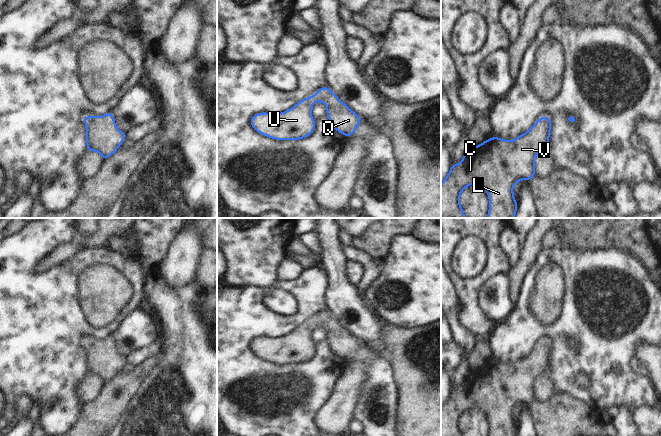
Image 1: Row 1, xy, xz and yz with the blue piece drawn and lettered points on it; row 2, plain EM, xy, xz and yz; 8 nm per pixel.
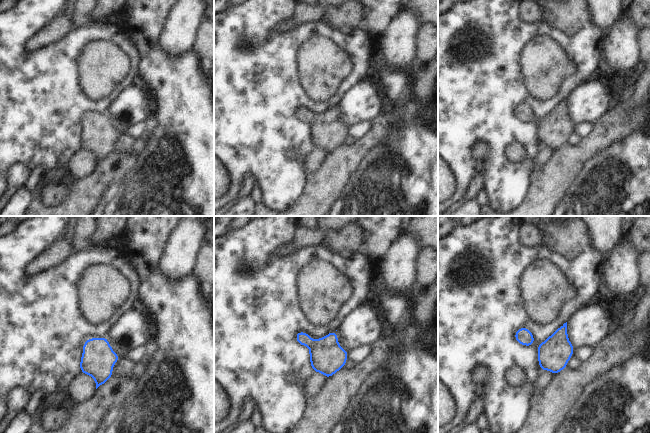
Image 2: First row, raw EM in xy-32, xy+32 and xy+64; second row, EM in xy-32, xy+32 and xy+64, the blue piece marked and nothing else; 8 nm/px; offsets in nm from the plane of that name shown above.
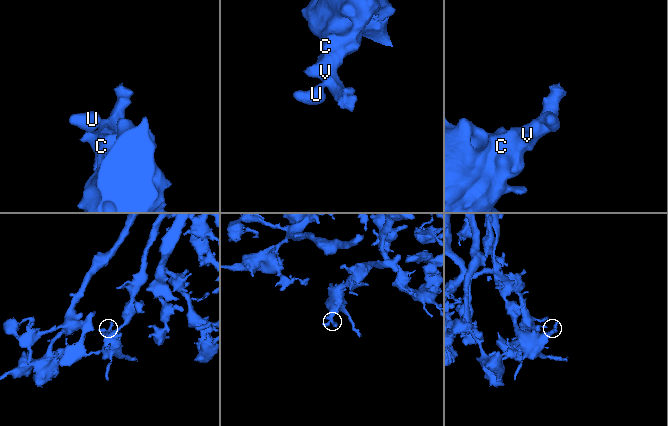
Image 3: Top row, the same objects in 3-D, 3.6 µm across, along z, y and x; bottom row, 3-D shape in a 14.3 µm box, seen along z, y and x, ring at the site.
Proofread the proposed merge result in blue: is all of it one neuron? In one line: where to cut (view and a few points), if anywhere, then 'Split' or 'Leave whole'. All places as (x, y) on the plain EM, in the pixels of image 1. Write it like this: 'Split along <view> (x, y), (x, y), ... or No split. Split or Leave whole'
No split. Leave whole

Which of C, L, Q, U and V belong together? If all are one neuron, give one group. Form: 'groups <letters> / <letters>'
groups C L Q U V

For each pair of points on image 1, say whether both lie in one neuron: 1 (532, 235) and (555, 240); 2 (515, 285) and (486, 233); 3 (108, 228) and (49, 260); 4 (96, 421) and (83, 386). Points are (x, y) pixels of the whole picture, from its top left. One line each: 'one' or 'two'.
1: two
2: two
3: one
4: two

